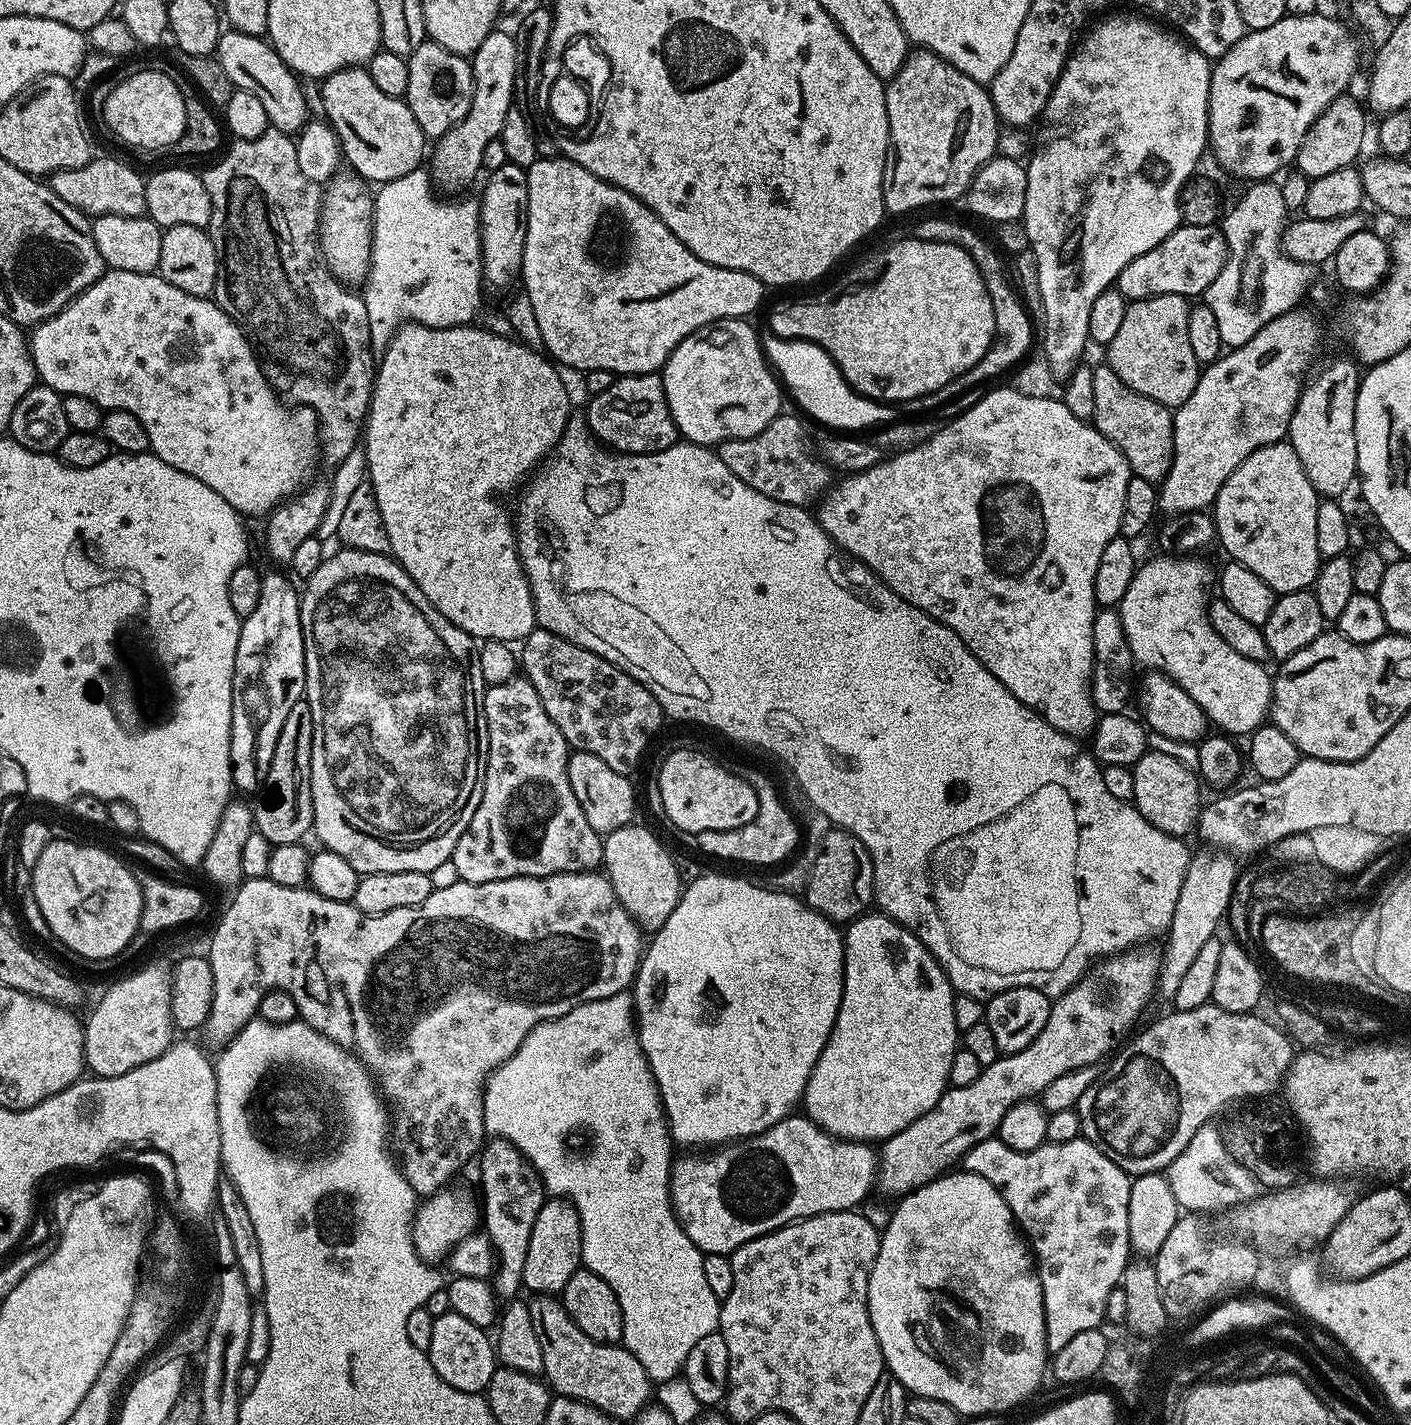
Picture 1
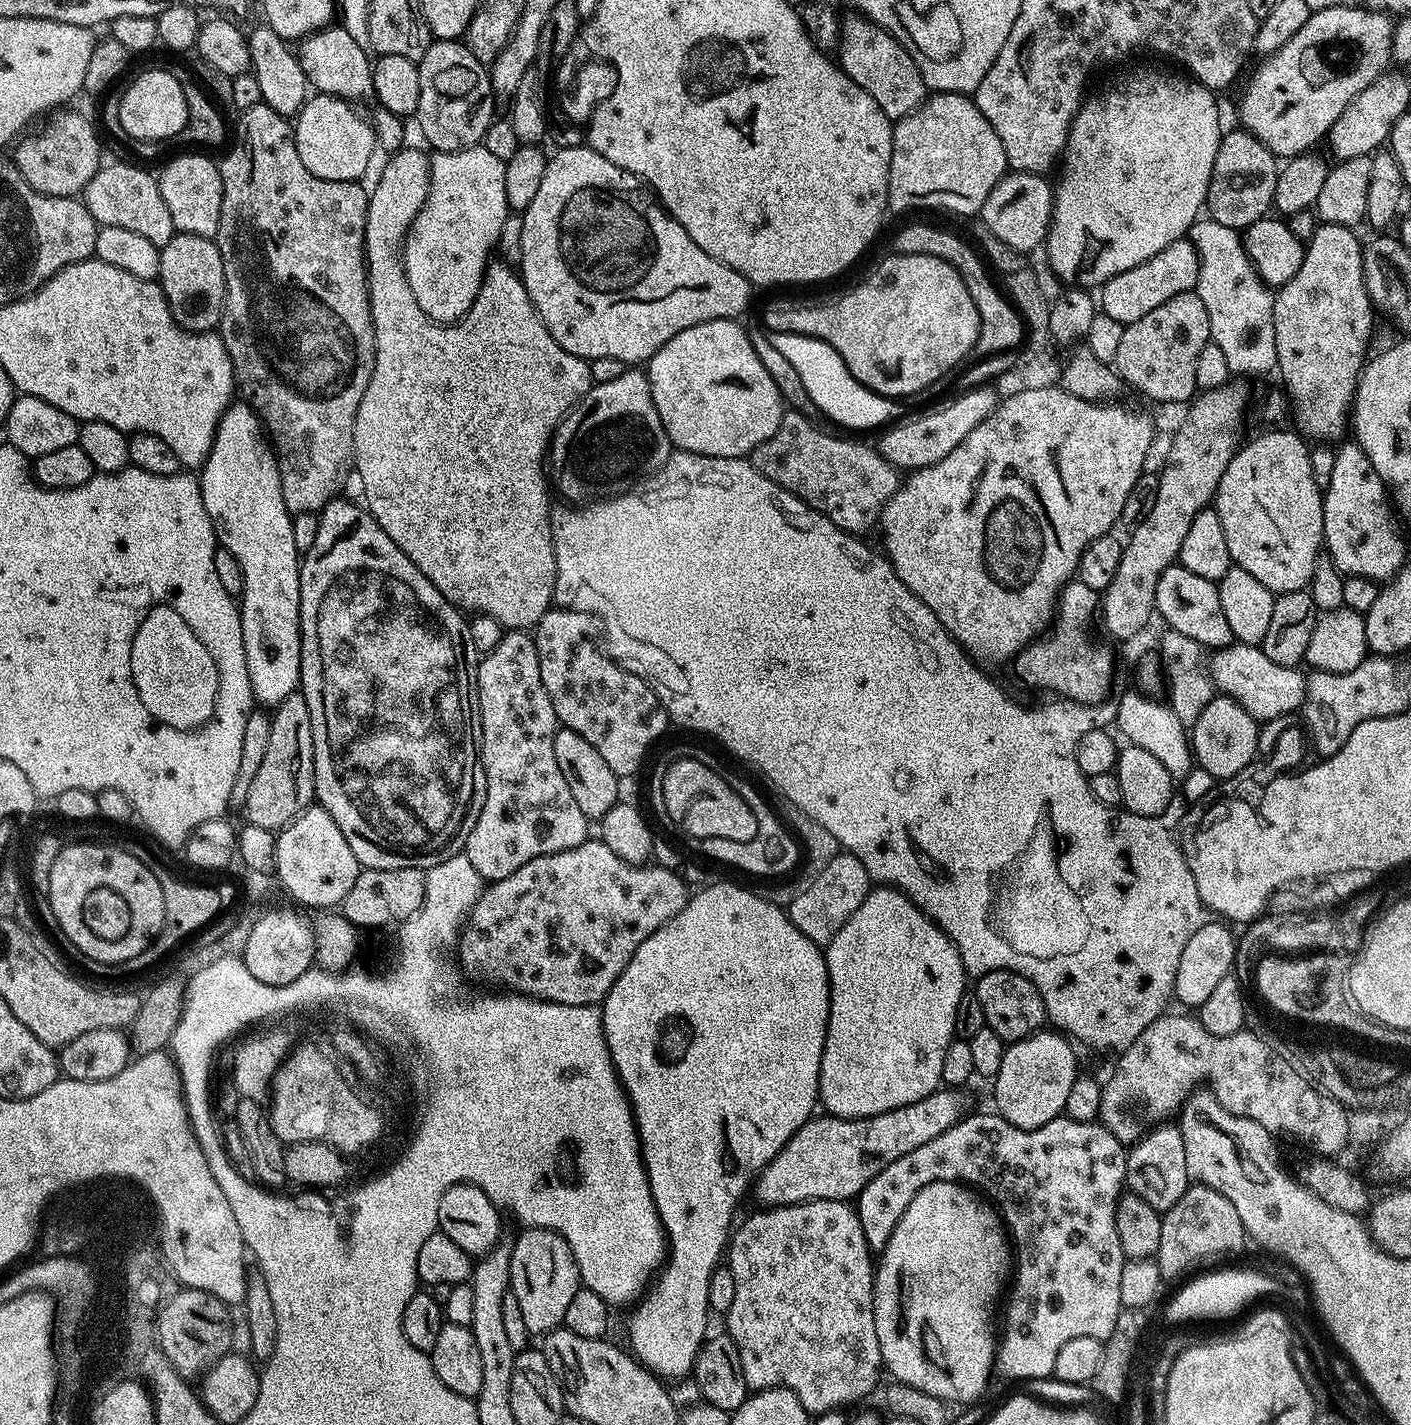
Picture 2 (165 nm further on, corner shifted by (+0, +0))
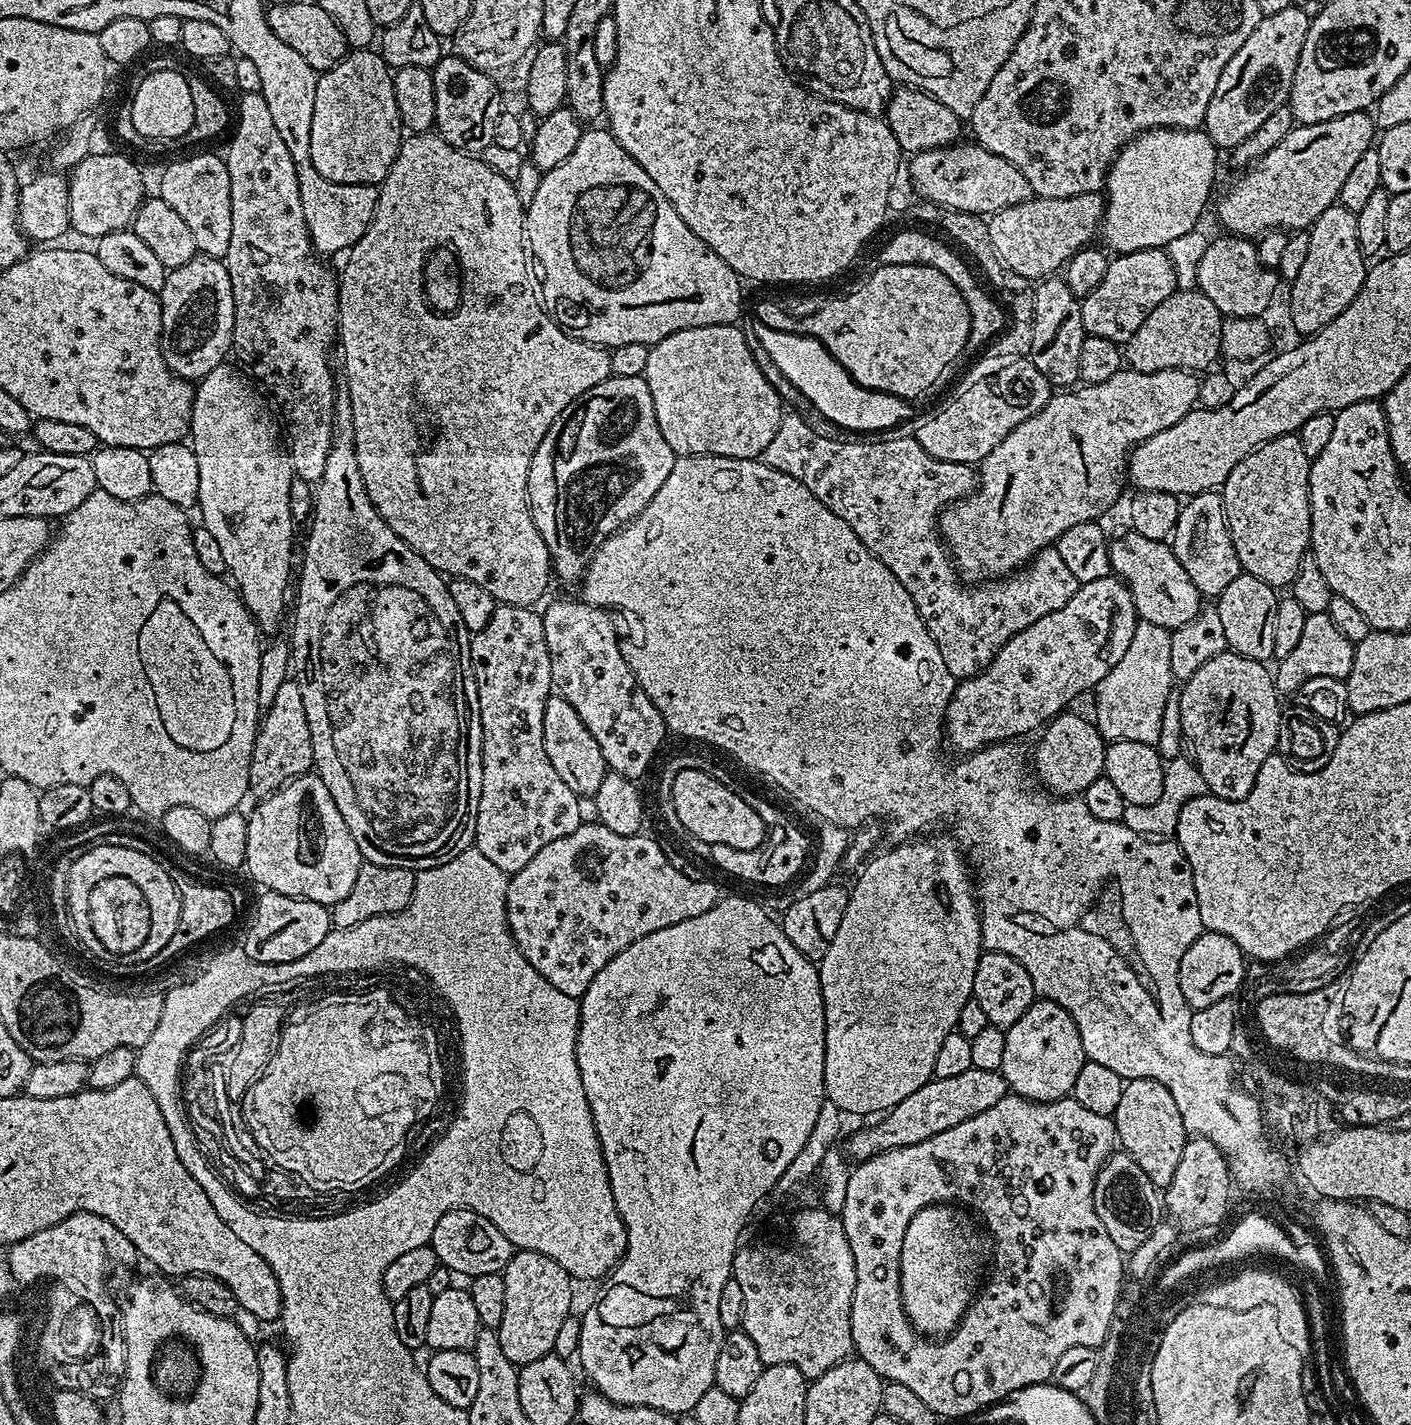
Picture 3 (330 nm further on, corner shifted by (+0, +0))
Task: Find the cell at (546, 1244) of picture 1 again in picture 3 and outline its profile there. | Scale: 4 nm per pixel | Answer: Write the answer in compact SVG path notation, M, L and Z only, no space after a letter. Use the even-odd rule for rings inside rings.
M523 1250L513 1251L510 1262L504 1267L503 1278L506 1282L506 1314L502 1314L502 1322L495 1329L498 1334L498 1342L502 1342L502 1351L506 1358L514 1365L529 1364L537 1358L549 1355L554 1346L554 1338L558 1338L558 1330L562 1322L573 1311L572 1308L572 1284L573 1277L568 1275L554 1258L546 1258L546 1254L526 1252Z

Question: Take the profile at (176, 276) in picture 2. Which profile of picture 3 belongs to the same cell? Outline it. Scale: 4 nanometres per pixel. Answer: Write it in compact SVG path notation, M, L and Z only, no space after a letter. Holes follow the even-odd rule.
M197 255L186 262L186 266L171 269L164 280L162 290L158 293L162 310L162 330L160 331L160 349L168 369L175 376L189 382L199 382L203 376L210 374L214 366L225 363L233 351L234 334L234 290L230 286L230 274L227 263L214 256Z

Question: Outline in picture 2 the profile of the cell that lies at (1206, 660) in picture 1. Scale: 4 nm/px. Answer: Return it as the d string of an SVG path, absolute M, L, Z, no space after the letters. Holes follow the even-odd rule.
M1233 642L1228 645L1227 648L1221 648L1211 657L1211 672L1212 680L1215 687L1219 689L1221 693L1227 694L1231 700L1237 700L1248 713L1251 714L1253 718L1258 722L1263 722L1266 720L1273 720L1279 716L1291 716L1293 714L1299 713L1301 711L1302 705L1304 703L1304 692L1308 689L1308 682L1305 673L1300 673L1301 669L1299 667L1291 668L1290 666L1278 666L1278 662L1270 662L1270 658L1266 658L1263 647L1257 646L1255 644L1241 644L1239 642Z

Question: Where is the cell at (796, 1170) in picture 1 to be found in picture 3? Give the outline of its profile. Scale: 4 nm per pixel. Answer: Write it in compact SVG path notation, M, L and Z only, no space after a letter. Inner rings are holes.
M973 1067L958 1074L958 1078L933 1078L926 1082L926 1086L922 1086L922 1090L914 1090L910 1098L902 1098L898 1106L889 1108L886 1114L877 1119L880 1121L873 1128L864 1128L854 1133L848 1140L847 1155L859 1162L879 1152L926 1142L926 1138L934 1138L934 1134L942 1134L942 1130L950 1130L958 1126L958 1122L966 1122L982 1114L982 1110L990 1110L990 1106L1002 1102L1002 1098L1009 1095L1009 1092L1004 1075L994 1070L978 1070Z

